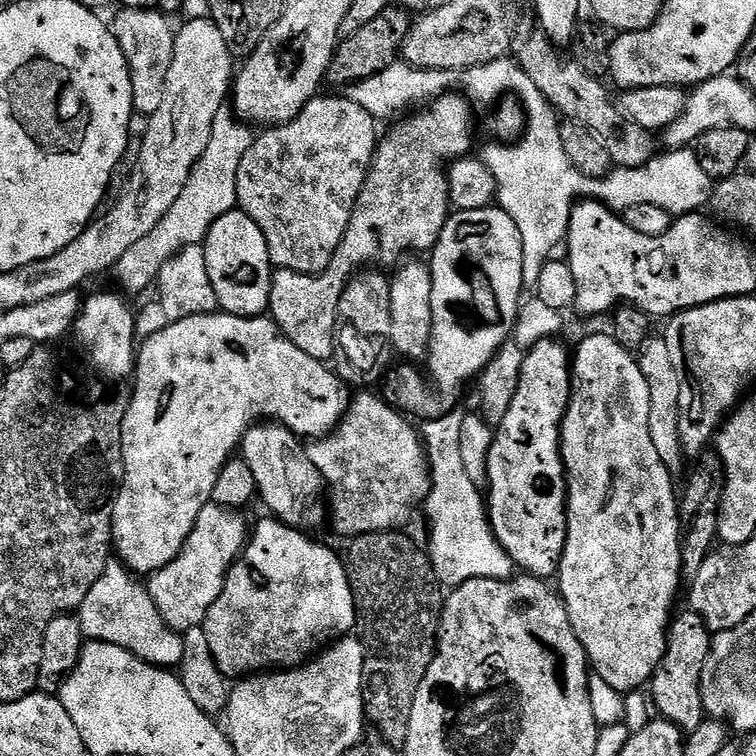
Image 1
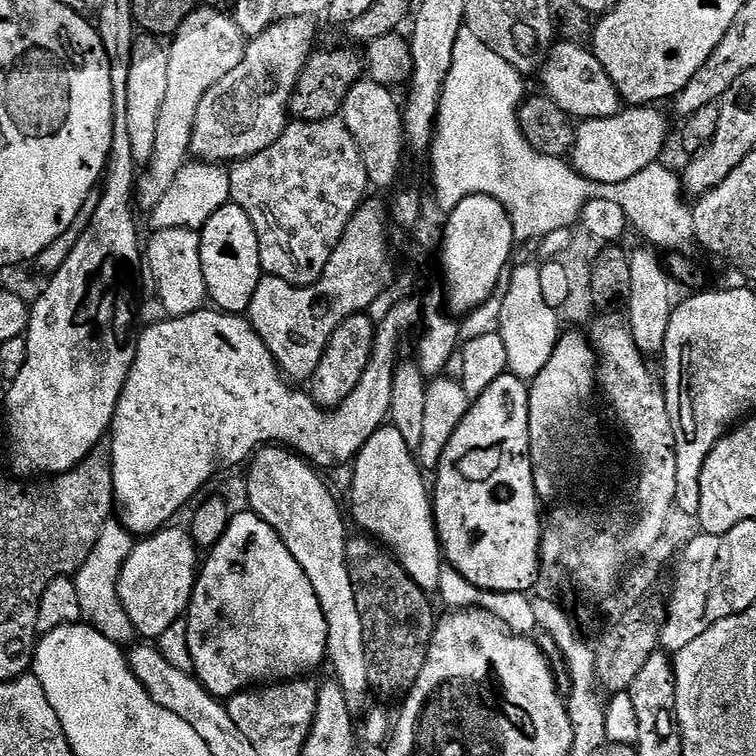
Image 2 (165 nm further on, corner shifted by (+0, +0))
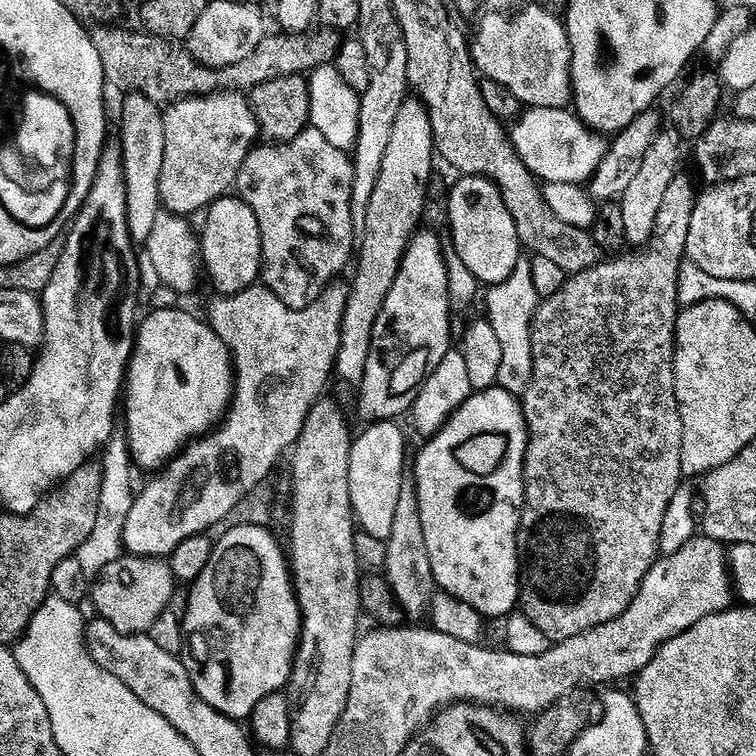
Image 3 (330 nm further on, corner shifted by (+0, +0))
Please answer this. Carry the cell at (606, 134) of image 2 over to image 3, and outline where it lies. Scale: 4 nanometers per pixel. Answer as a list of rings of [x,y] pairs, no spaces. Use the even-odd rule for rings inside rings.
[[[528,108],[514,127],[510,139],[516,153],[536,179],[544,184],[566,182],[587,185],[596,175],[610,147],[609,141],[600,132],[589,127],[568,108]]]

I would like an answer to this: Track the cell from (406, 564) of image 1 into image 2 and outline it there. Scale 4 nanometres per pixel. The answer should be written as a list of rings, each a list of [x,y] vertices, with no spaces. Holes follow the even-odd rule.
[[[357,534],[349,539],[346,562],[353,579],[354,595],[365,635],[366,660],[369,662],[371,691],[384,696],[407,693],[426,666],[437,613],[432,613],[429,593],[416,585],[395,555],[375,539]]]

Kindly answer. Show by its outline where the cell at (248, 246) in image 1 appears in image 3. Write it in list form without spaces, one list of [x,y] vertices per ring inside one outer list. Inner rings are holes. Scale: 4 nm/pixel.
[[[229,194],[220,197],[207,209],[208,221],[202,230],[202,264],[206,276],[212,279],[221,297],[237,296],[253,287],[261,279],[264,255],[262,254],[262,234],[258,230],[258,218],[246,202]]]

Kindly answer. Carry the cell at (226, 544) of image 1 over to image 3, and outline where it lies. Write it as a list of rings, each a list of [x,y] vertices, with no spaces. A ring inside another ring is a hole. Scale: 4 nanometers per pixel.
[[[125,554],[106,568],[99,577],[100,585],[90,592],[91,603],[96,603],[95,615],[110,622],[114,630],[127,636],[142,636],[151,633],[154,622],[169,611],[172,595],[178,589],[178,581],[167,559],[154,556]]]

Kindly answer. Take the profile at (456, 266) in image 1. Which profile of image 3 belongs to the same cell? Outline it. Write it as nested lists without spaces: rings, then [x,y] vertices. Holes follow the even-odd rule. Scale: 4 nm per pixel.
[[[470,176],[457,179],[457,184],[453,186],[452,193],[448,196],[448,220],[452,241],[454,246],[458,246],[458,254],[466,266],[470,266],[470,274],[482,277],[485,285],[501,284],[507,278],[509,269],[500,268],[497,272],[484,273],[484,252],[493,248],[496,252],[512,252],[518,248],[517,241],[511,235],[504,236],[501,240],[496,240],[491,244],[487,240],[488,232],[508,232],[515,233],[516,227],[510,218],[510,210],[500,197],[500,191],[489,180],[482,180],[479,176]]]

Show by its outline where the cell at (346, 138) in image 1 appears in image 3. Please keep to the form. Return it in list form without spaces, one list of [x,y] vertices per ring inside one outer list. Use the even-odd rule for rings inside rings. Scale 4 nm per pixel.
[[[311,126],[290,142],[272,142],[267,146],[269,148],[257,146],[252,149],[238,174],[235,191],[239,199],[254,210],[254,218],[258,218],[264,255],[263,287],[269,288],[288,308],[301,309],[316,301],[339,277],[336,275],[347,266],[348,259],[349,264],[353,259],[358,244],[358,225],[352,217],[355,166],[349,153],[333,146],[325,135]]]

